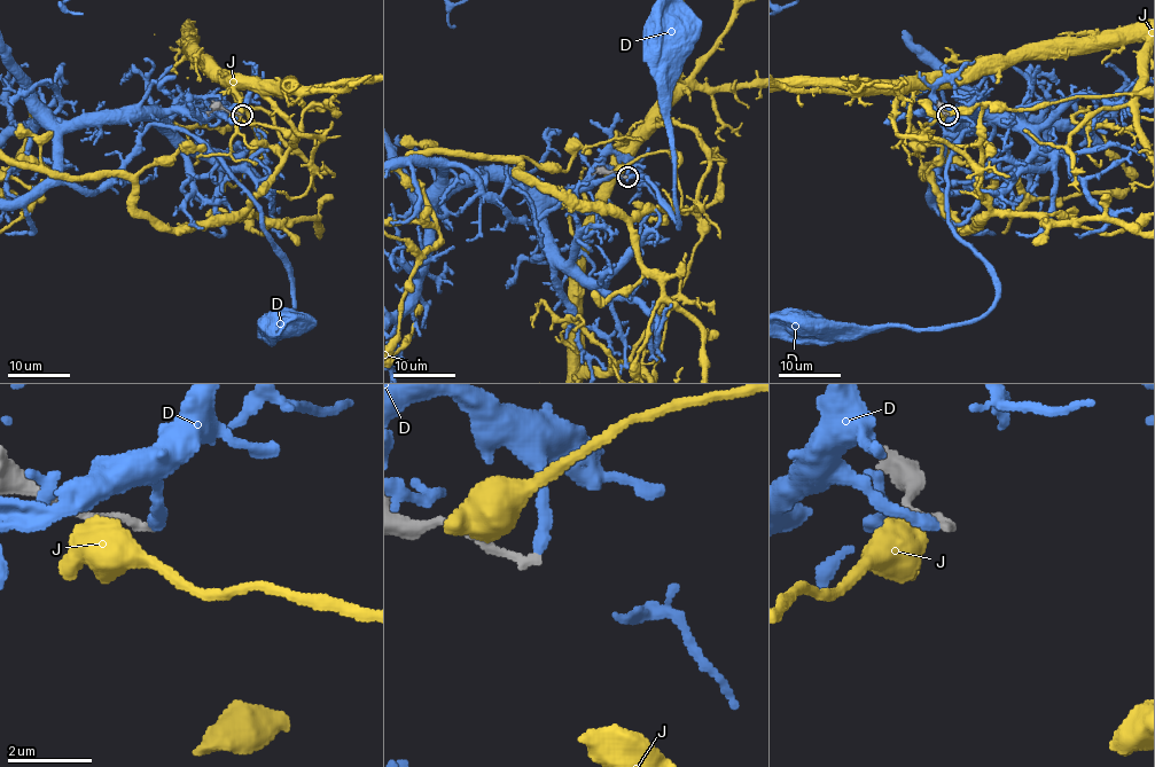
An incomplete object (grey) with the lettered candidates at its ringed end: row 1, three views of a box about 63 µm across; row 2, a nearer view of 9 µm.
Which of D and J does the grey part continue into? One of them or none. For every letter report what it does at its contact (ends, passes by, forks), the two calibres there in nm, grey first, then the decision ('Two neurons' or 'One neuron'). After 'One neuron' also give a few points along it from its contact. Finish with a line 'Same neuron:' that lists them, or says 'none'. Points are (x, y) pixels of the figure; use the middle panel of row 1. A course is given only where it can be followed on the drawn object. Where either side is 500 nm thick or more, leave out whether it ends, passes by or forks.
D: It ends there. Thickness 200 nm (grey) against 280 nm. Two neurons
J: Thickness 180 nm (grey) against 500 nm. Two neurons
Same neuron: none

